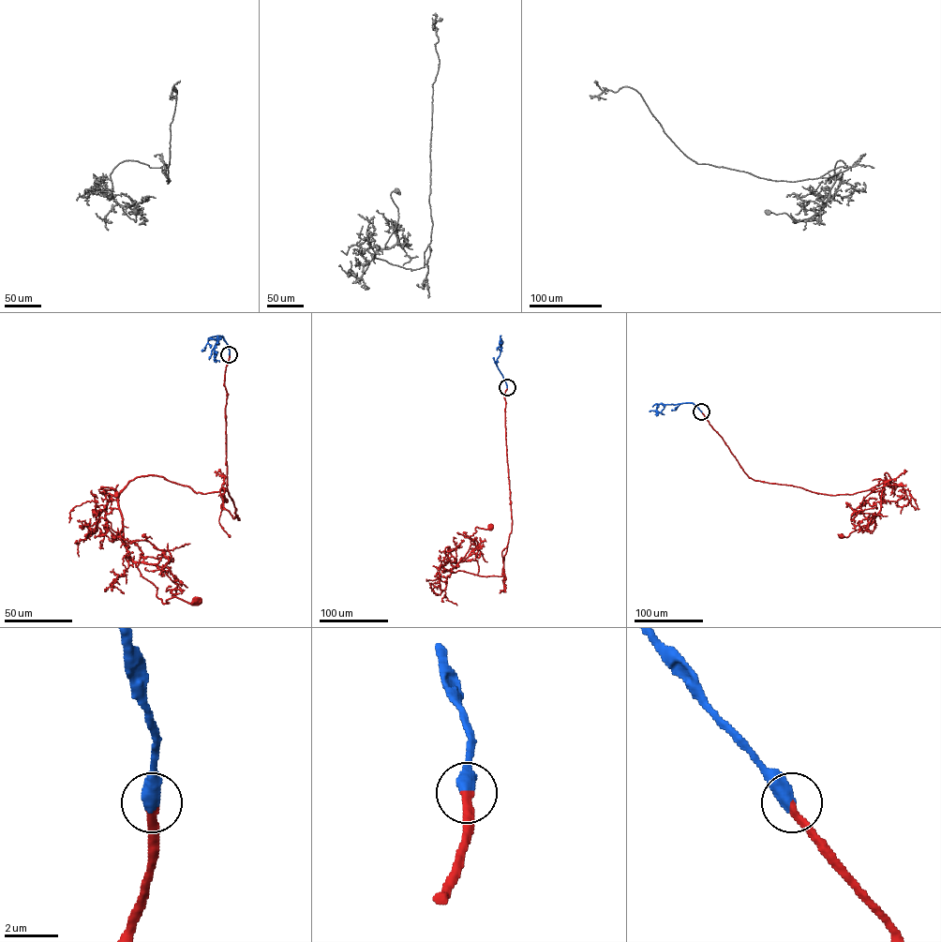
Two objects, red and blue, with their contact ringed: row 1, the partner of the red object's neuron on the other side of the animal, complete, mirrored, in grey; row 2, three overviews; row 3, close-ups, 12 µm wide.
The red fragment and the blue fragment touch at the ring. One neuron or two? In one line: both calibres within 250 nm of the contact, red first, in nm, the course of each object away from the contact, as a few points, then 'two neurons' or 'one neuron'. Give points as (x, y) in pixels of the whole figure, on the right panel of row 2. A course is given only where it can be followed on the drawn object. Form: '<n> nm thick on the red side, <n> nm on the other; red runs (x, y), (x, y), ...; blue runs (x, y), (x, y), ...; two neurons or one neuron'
300 nm thick on the red side, 550 nm on the other; red runs (701, 411), (754, 480), (853, 494), (889, 482), (887, 472), (881, 509), (873, 522), (842, 536); blue runs (701, 411), (692, 403), (660, 404), (656, 415); one neuron

